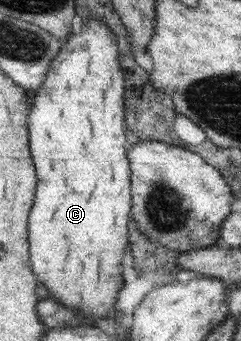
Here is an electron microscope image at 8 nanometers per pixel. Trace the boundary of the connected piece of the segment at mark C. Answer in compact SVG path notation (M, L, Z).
M93 16L83 22L79 34L70 36L64 42L63 51L53 61L50 73L47 74L46 82L37 90L34 96L34 103L31 108L28 122L30 131L30 150L34 159L35 169L38 172L38 186L34 195L34 206L32 207L30 218L28 219L28 231L30 232L30 256L31 267L39 280L39 284L44 285L50 292L49 297L55 301L66 305L68 308L76 309L84 318L84 321L95 325L95 321L109 317L114 313L118 305L118 297L122 288L126 285L125 249L129 245L129 226L127 217L132 220L129 213L133 210L132 195L132 169L129 163L128 144L125 141L126 121L125 121L125 74L121 67L121 42L105 24L105 20Z

